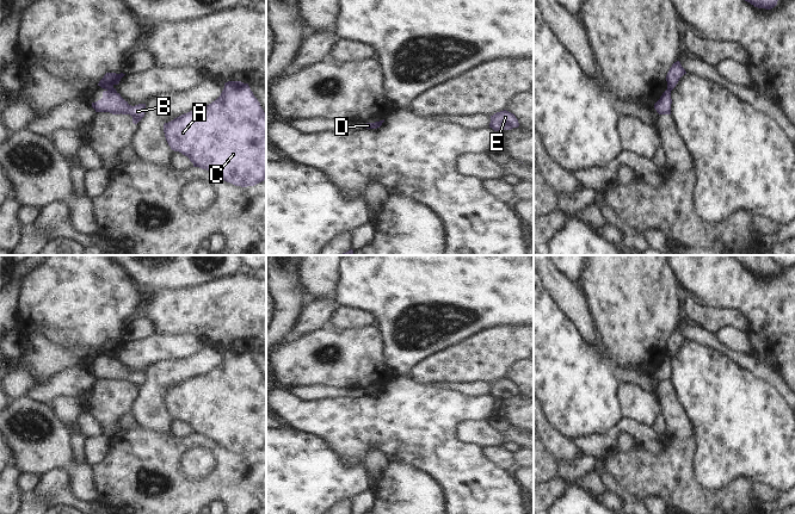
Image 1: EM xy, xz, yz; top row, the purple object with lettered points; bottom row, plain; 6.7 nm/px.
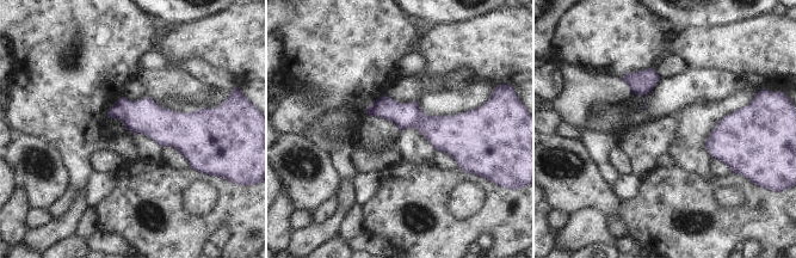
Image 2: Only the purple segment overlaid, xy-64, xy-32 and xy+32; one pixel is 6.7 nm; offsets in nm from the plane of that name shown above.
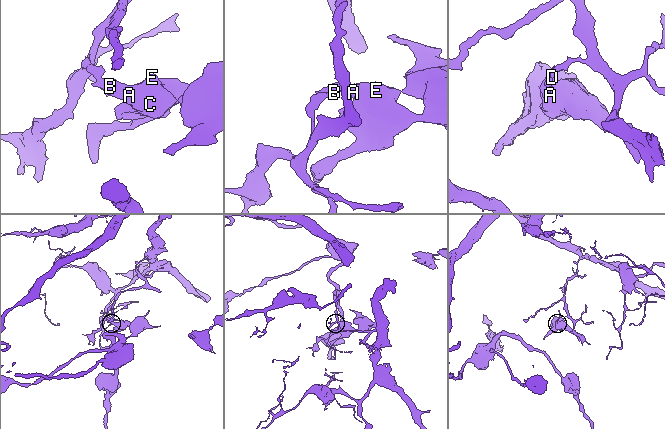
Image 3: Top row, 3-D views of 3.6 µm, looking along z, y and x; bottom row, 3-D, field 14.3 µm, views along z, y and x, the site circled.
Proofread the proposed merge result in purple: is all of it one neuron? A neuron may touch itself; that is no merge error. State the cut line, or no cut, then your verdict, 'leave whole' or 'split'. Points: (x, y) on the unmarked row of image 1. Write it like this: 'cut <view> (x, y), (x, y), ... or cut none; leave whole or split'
cut xy (113, 355), (108, 358); split

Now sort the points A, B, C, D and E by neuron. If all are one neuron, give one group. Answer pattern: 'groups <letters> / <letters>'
groups A B C E / D

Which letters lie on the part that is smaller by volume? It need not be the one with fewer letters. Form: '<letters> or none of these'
A, B, C, E

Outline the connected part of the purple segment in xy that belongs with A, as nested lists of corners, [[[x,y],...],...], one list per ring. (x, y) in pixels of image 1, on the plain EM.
[[[226,349],[215,369],[165,390],[164,400],[172,417],[227,450],[247,454],[266,445],[266,380],[248,351]]]

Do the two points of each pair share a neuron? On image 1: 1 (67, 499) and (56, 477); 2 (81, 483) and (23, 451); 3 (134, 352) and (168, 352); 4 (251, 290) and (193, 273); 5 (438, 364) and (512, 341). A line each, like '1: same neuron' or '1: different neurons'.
1: same neuron
2: same neuron
3: same neuron
4: different neurons
5: same neuron

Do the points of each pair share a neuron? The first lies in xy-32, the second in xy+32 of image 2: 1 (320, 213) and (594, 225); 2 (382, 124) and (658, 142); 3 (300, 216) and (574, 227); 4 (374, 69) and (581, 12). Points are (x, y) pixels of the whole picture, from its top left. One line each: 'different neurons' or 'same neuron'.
1: same neuron
2: same neuron
3: different neurons
4: same neuron

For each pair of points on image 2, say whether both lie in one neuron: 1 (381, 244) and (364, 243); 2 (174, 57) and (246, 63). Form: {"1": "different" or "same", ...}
{"1": "same", "2": "same"}

